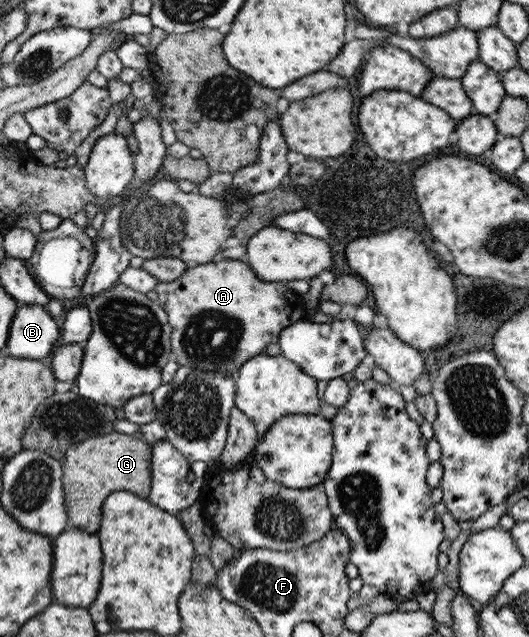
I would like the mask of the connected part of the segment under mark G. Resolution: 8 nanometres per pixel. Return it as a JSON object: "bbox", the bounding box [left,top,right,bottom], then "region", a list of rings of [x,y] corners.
{"bbox":[61,431,151,534],"region":[[[114,431],[87,438],[67,448],[61,460],[61,482],[68,526],[85,530],[87,534],[96,533],[101,506],[111,492],[125,490],[146,499],[151,478],[151,447],[143,439]]]}

